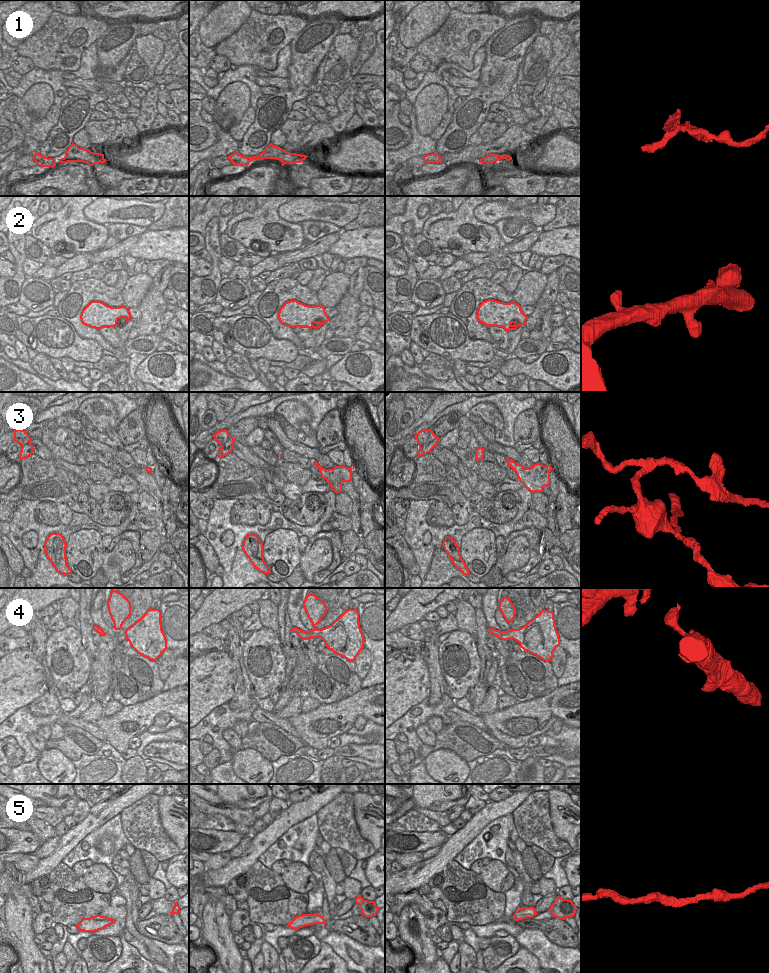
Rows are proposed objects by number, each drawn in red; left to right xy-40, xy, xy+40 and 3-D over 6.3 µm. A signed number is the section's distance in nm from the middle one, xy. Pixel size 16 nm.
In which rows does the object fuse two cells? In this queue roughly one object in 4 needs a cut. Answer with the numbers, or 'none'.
1, 3

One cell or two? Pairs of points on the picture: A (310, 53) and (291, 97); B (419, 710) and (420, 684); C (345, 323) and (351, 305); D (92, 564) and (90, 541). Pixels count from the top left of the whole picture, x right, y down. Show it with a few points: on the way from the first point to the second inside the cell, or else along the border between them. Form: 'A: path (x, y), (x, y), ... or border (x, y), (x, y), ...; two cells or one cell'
A: path (304, 64), (301, 71), (300, 86); one cell
B: border (427, 697), (411, 706), (400, 717); two cells
C: path (348, 319), (349, 309); one cell
D: path (90, 558), (90, 547); one cell

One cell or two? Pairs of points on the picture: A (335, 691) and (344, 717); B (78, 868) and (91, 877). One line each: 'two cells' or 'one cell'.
A: two cells
B: two cells

